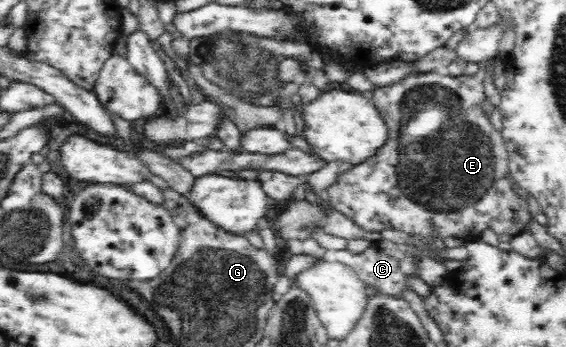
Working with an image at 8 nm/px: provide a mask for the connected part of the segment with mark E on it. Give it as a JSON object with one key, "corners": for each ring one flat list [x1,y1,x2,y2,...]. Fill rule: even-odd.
{"corners":[[430,71,418,74,408,75,406,79,402,79,394,85,375,88,369,97,375,103,376,109,380,112,381,117,385,121,387,128,387,138,385,142,375,151,372,157,368,157,364,163,351,165,350,168,340,176,338,183,332,185,326,194,334,209,348,216,354,223,378,232,382,228,396,228,404,231,409,235,423,235,424,237,457,237,467,240,468,238,481,237,484,229,490,227,496,234,506,235,510,238,526,231,528,232,532,225,532,213,528,209,528,199,524,195,518,195,512,187,512,180,508,177,509,160,508,151,505,146,505,139,498,129,494,129,488,115,482,109,482,103,485,102,486,96,483,87,484,76,475,74,466,76,452,76,445,71]]}

